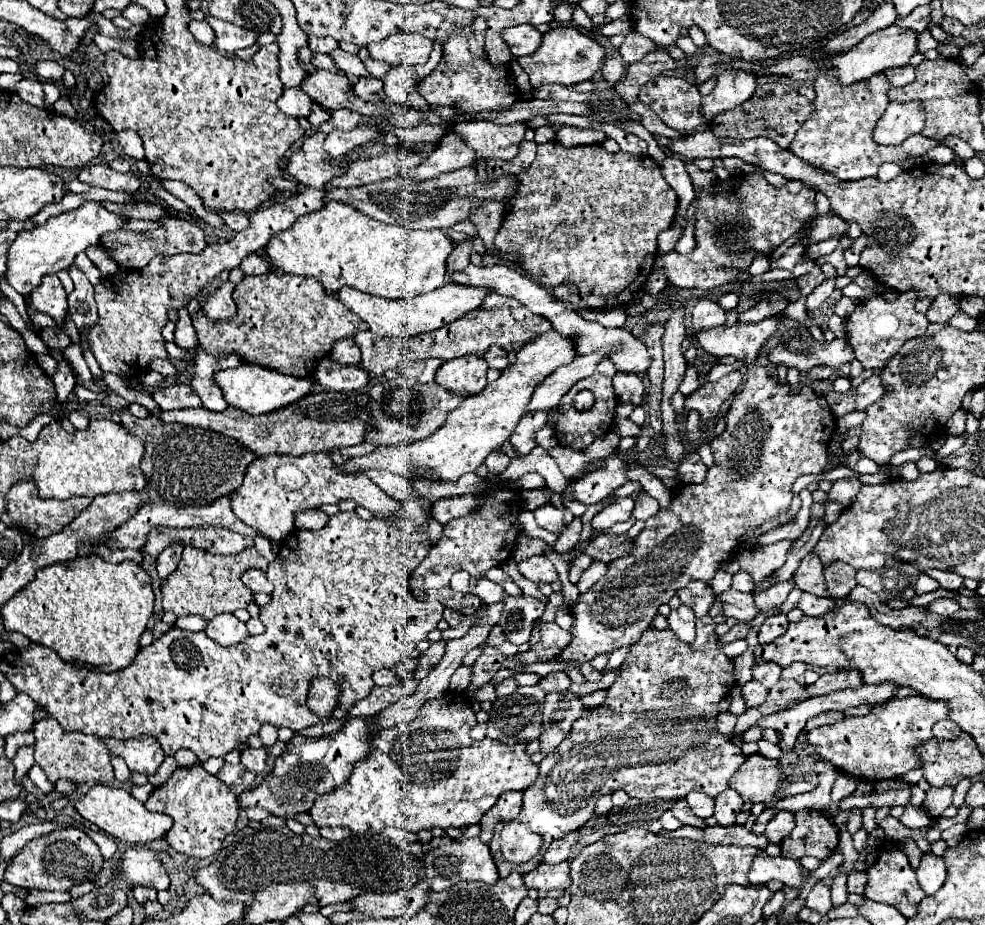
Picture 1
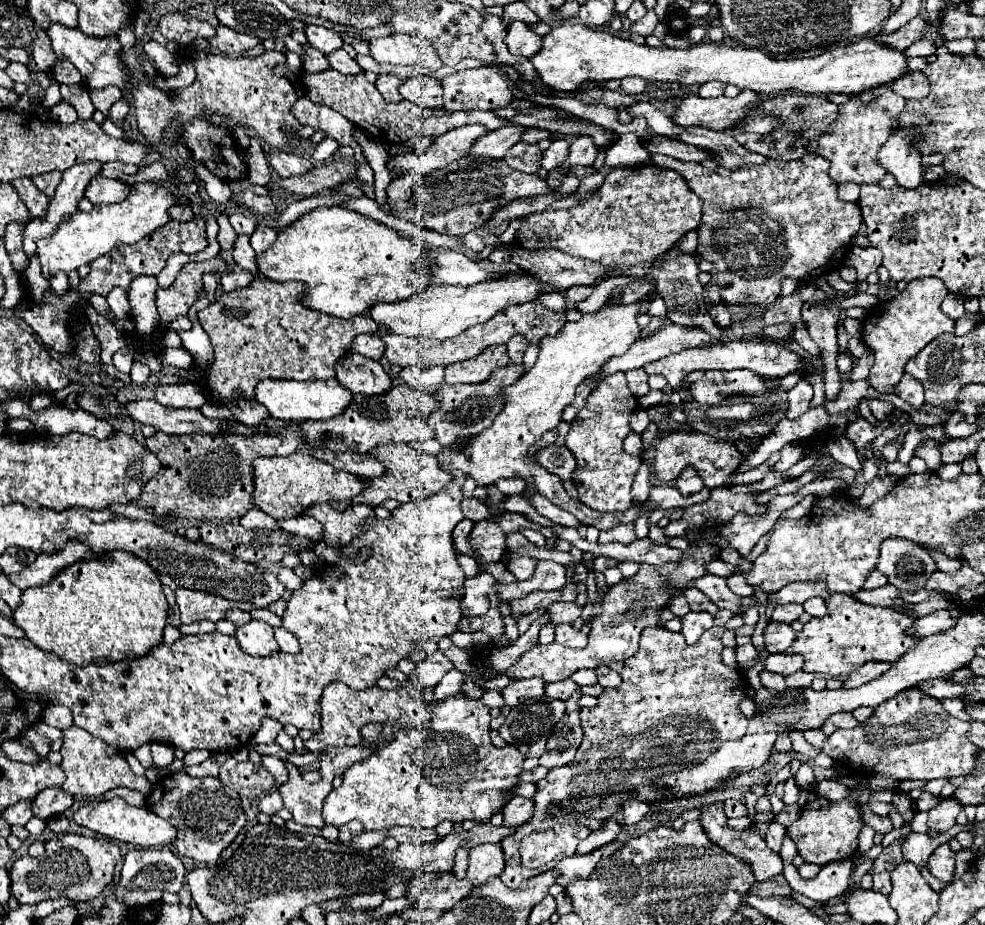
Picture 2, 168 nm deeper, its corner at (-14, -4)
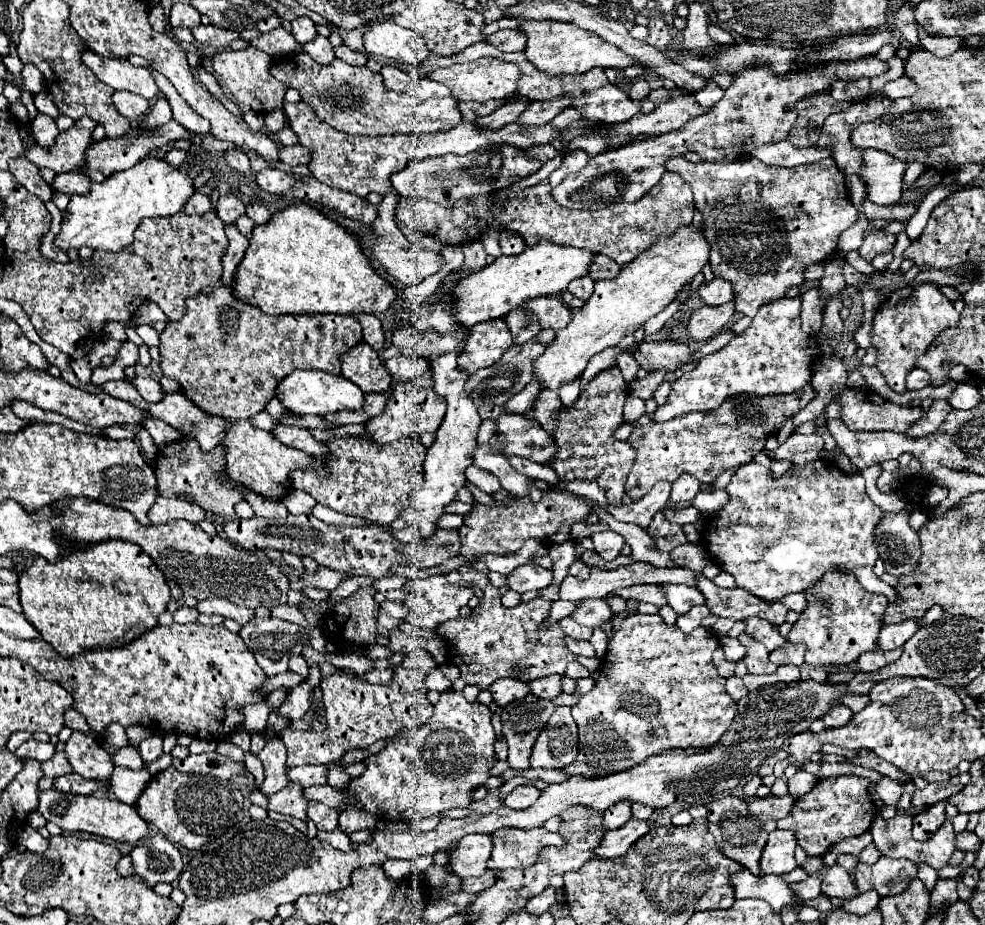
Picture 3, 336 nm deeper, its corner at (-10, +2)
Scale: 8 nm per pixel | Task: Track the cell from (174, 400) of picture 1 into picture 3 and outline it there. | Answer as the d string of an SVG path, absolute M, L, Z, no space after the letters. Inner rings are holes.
M135 377L135 379L133 379L133 383L135 383L135 387L137 387L137 389L139 389L139 393L141 393L141 397L143 397L147 403L157 403L157 401L161 401L161 399L165 397L161 383L159 383L159 381L155 381L155 379Z

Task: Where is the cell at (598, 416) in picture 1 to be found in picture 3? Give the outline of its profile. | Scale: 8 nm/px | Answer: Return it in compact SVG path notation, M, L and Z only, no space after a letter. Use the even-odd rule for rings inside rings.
M611 367L599 373L599 377L595 377L595 381L591 381L591 385L587 385L587 389L581 391L579 399L571 409L561 411L559 429L553 433L553 441L559 445L553 469L557 471L561 481L565 483L571 483L575 479L595 481L607 493L607 503L613 507L623 505L621 499L625 495L627 475L635 461L635 449L629 443L615 439L615 431L623 423L625 399L627 383L623 381L619 369Z

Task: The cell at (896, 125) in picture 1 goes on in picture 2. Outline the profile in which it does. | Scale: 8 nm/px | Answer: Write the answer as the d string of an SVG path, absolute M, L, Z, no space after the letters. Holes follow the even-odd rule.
M911 129L893 131L889 141L877 153L877 161L897 179L899 187L903 185L907 189L915 189L919 183L923 183L921 155L915 151L911 135Z

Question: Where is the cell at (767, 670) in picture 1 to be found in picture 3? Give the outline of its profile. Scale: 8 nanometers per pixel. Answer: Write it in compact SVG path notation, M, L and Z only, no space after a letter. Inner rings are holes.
M785 643L783 647L771 651L769 659L775 665L797 665L797 667L801 667L803 665L803 653L805 653L805 645Z

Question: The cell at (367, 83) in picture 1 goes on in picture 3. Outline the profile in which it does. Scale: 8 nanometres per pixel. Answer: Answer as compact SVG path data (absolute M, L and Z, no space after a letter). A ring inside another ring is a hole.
M383 65L381 75L383 75L383 85L385 85L389 91L403 91L405 85L411 81L409 75L405 75L405 73L399 71L397 67L389 67L389 65Z

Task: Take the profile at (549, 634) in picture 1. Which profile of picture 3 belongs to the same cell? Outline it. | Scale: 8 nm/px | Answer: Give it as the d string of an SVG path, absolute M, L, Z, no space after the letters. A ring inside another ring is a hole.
M569 617L561 619L559 625L561 625L561 629L565 631L565 635L569 635L569 637L573 637L573 639L589 639L591 633L593 633L591 627L583 627L583 625L575 623L575 621L569 619Z

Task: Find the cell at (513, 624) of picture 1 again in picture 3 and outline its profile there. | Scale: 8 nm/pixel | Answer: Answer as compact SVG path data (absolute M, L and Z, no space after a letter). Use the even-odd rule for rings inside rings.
M585 599L577 605L577 609L569 617L571 619L575 617L575 621L585 627L599 627L601 621L611 619L613 613L603 599Z

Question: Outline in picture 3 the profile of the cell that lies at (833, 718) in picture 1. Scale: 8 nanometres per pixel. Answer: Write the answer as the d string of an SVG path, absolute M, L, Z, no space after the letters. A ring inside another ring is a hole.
M835 705L835 709L831 709L831 713L823 717L823 723L825 727L841 727L847 725L851 719L853 719L851 709L847 709L845 705Z

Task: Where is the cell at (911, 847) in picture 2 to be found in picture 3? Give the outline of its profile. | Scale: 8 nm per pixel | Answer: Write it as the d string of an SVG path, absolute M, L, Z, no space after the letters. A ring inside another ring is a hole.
M915 863L915 865L917 865L919 879L921 879L921 881L925 881L929 889L933 889L933 885L935 885L935 881L937 881L937 871L935 871L935 869L931 869L931 867L929 867L929 865L925 865L925 863Z

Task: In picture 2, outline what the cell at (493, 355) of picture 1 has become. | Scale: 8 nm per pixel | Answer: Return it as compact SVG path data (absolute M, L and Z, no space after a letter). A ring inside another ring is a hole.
M515 335L515 337L509 339L507 349L509 349L511 363L521 363L523 361L523 353L527 349L527 339L523 339L523 335Z

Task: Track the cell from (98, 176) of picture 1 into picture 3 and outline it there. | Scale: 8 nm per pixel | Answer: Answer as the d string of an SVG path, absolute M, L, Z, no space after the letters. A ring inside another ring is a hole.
M67 171L67 173L59 173L53 181L53 187L59 193L67 193L67 195L87 195L91 189L91 179L85 173L79 171Z

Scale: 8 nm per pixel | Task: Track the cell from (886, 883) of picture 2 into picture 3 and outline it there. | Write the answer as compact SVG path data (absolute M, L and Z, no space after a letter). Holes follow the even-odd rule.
M879 857L875 865L857 863L855 867L855 885L859 891L875 889L883 897L901 893L911 877L917 877L917 867L907 859Z

